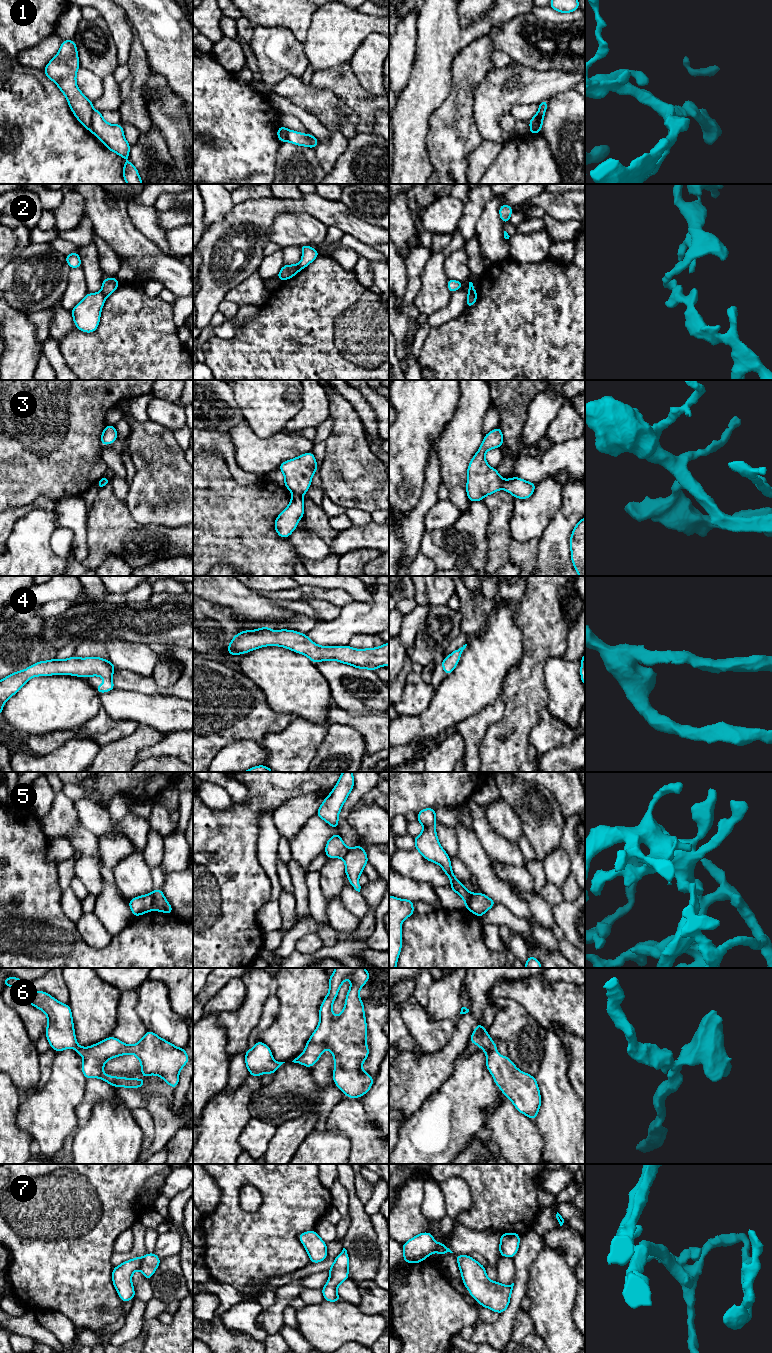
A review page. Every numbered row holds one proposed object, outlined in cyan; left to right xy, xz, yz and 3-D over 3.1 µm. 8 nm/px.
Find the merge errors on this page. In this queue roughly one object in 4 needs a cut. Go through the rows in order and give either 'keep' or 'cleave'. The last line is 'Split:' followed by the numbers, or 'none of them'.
1: cleave
2: cleave
3: cleave
4: keep
5: cleave
6: keep
7: keep
Split: 1, 2, 3, 5

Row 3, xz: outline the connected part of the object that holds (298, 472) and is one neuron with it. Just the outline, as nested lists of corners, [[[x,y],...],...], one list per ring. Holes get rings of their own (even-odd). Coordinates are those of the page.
[[[312,452],[282,462],[278,467],[285,476],[283,485],[292,493],[300,496],[307,493],[312,477],[318,468]]]

